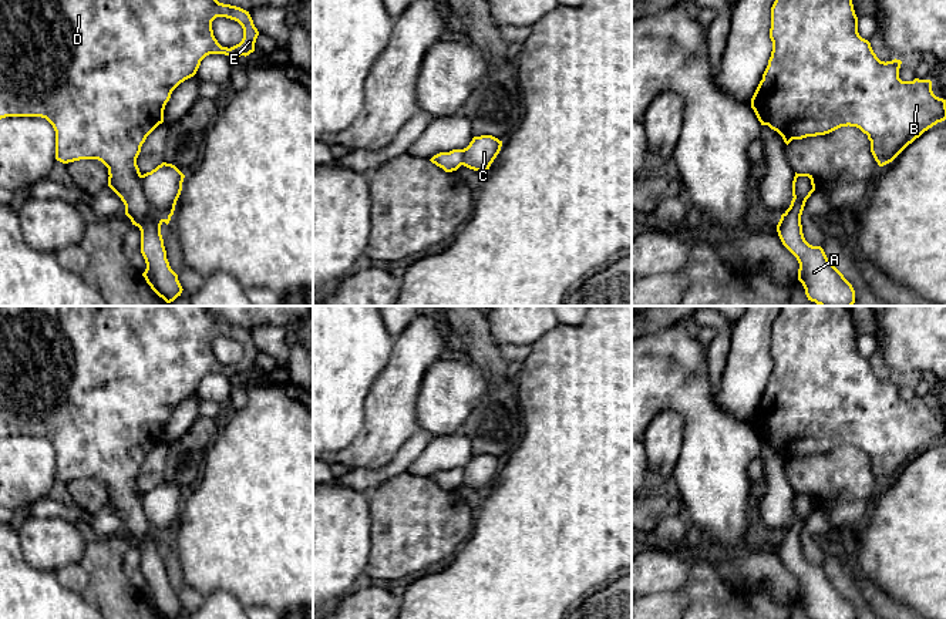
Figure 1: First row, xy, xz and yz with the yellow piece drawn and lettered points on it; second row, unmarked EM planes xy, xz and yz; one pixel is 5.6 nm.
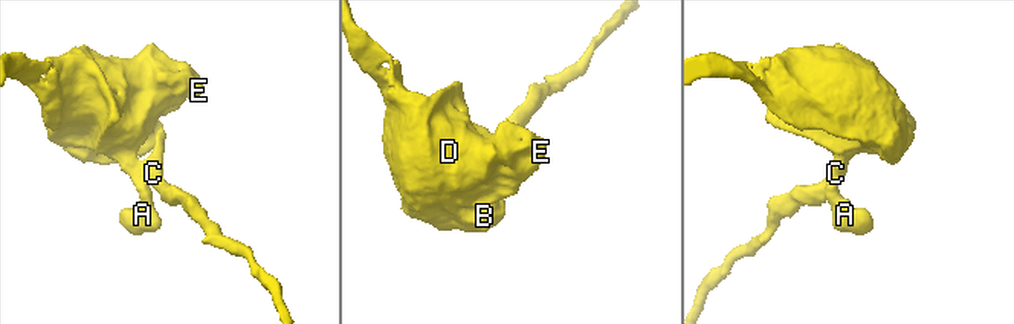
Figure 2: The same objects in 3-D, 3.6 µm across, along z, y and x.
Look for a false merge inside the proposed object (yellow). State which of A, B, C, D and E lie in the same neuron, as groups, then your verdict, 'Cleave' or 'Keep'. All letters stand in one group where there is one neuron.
Groups: A B D E / C. Cleave

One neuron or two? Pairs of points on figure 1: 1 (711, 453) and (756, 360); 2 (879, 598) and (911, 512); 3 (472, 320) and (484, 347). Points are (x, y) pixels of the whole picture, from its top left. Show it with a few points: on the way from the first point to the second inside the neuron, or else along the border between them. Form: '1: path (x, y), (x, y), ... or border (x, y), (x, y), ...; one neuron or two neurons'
1: border (714, 392), (716, 401), (730, 414), (744, 421); two neurons
2: border (859, 572), (899, 604); two neurons
3: path (472, 327), (478, 340); one neuron

